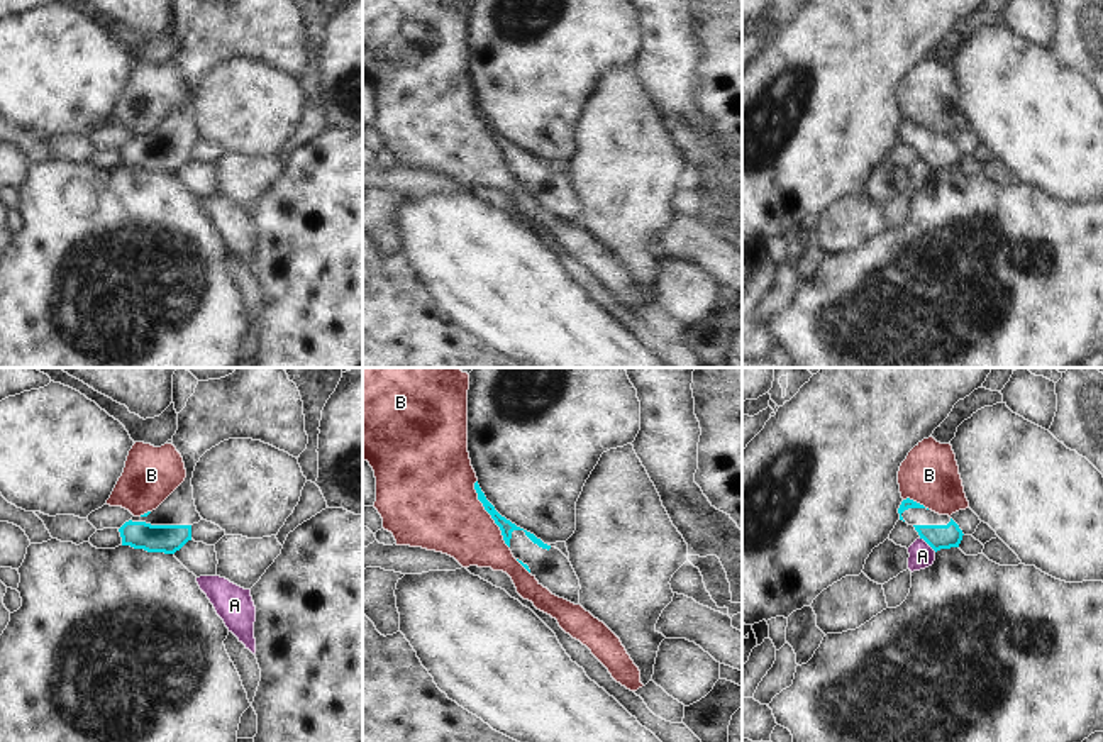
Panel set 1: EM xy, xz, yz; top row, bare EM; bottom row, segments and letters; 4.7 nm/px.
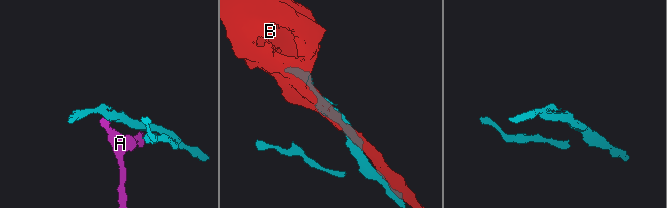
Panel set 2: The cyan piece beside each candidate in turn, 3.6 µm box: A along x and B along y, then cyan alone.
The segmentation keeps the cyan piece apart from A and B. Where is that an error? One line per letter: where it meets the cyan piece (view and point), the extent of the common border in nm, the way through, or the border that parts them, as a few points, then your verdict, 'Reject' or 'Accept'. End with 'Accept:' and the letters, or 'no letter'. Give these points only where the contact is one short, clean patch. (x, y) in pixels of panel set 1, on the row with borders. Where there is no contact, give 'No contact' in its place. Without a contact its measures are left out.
A: Touches cyan at yz (929, 544). Shared border 100 nm. Boundary: yz (920, 537), (936, 551). Reject
B: Touches cyan at xz (488, 512). Shared border 360 nm. Reject
Accept: no letter.

